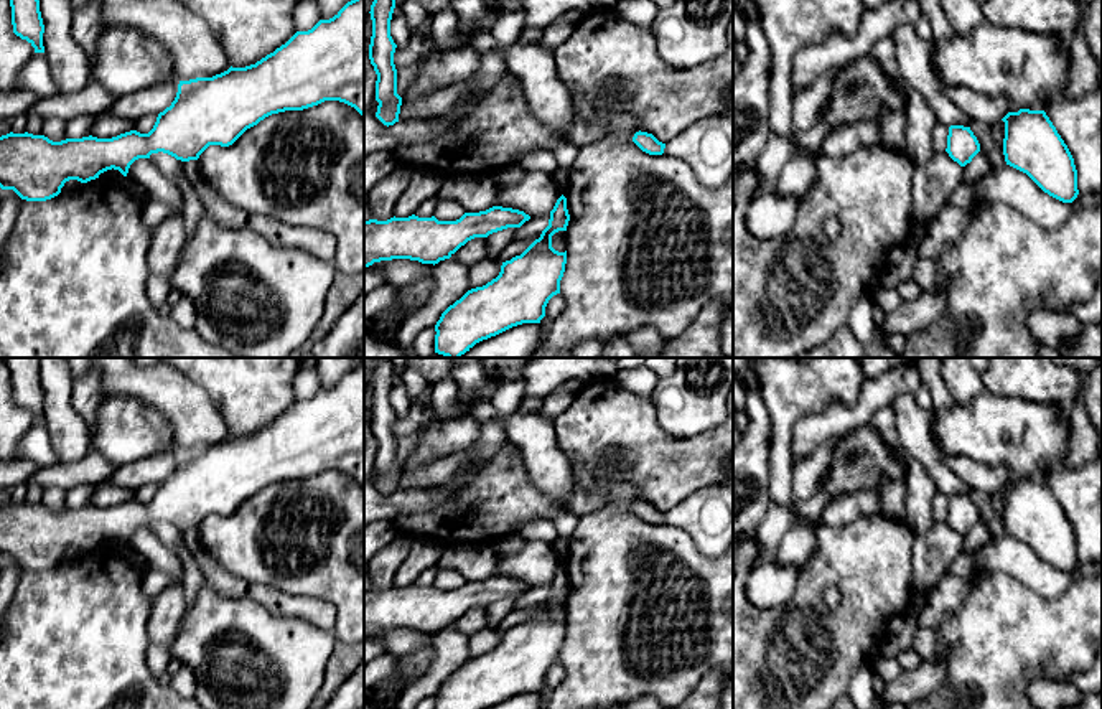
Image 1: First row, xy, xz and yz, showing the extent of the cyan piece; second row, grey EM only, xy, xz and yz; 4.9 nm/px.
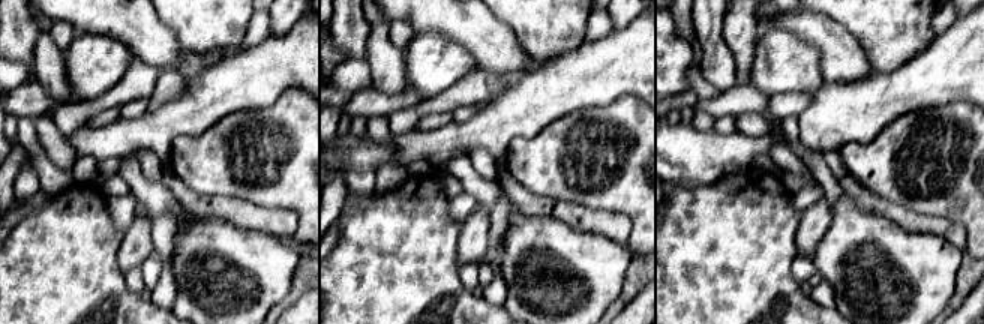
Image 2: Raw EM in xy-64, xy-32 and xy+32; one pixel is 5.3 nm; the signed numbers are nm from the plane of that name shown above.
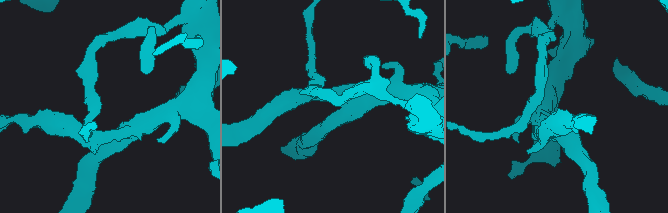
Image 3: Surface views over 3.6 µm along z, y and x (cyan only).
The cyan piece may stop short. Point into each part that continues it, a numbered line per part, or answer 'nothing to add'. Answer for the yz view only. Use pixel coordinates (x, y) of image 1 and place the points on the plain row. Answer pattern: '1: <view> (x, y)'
nothing to add

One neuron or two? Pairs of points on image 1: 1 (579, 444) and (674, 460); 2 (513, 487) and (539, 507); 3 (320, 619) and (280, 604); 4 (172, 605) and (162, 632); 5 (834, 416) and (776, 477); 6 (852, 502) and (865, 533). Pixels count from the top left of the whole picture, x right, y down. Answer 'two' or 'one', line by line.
1: one
2: one
3: one
4: one
5: two
6: two

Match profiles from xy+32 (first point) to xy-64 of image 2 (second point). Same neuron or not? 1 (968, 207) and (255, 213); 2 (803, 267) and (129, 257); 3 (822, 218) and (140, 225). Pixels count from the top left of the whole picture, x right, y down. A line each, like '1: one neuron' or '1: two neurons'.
1: two neurons
2: two neurons
3: one neuron

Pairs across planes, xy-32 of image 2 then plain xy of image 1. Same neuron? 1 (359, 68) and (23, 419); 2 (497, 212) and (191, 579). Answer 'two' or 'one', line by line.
1: two
2: one

